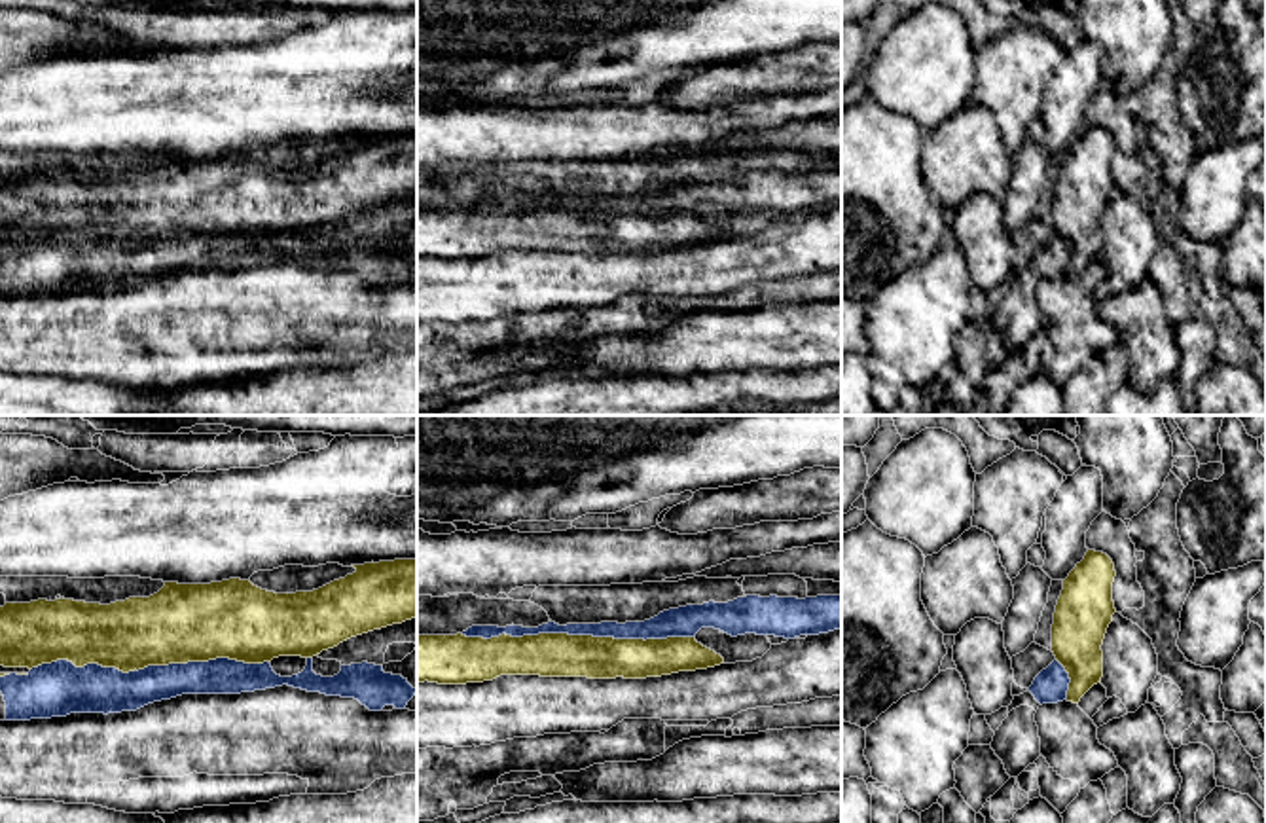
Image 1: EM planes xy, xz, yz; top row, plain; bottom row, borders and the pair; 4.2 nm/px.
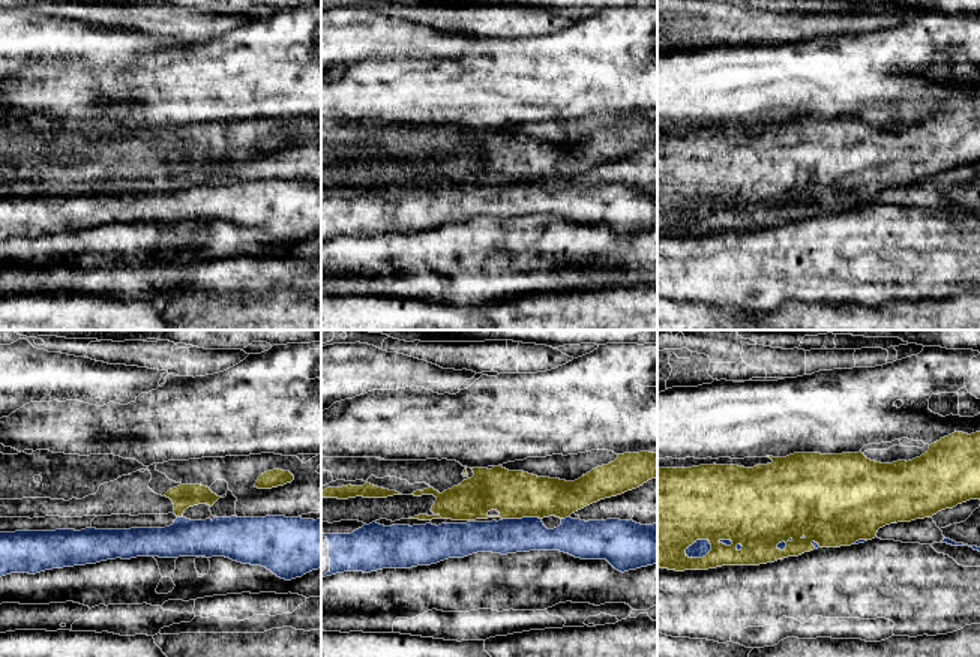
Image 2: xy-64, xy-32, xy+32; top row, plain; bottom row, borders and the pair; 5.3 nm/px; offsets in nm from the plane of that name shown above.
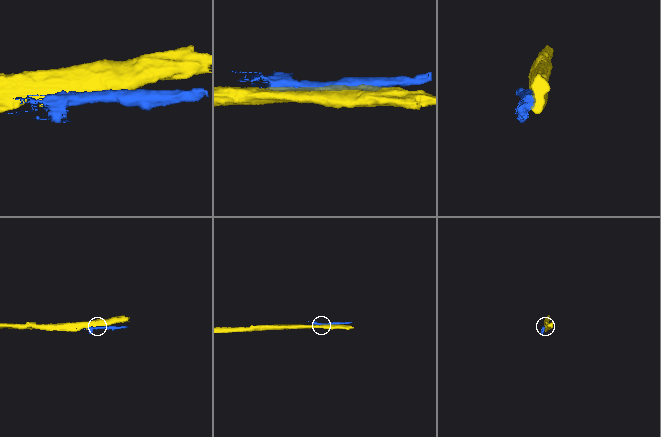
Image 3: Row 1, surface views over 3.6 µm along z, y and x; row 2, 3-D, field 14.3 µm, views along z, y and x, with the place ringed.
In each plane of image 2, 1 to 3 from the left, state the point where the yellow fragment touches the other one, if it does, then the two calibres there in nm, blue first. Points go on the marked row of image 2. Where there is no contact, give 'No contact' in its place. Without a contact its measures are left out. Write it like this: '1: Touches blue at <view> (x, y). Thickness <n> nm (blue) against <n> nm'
1: Touches blue at xy-64 (180, 518). Thickness 200 nm (blue) against 130 nm
2: Touches blue at xy-32 (523, 518). Thickness 190 nm (blue) against 260 nm
3: Touches blue at xy+32 (700, 557). Thickness 90 nm (blue) against 340 nm

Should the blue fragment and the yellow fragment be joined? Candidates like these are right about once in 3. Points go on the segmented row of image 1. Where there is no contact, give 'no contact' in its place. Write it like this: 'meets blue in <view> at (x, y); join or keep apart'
meets blue in xy at (148, 666); keep apart

